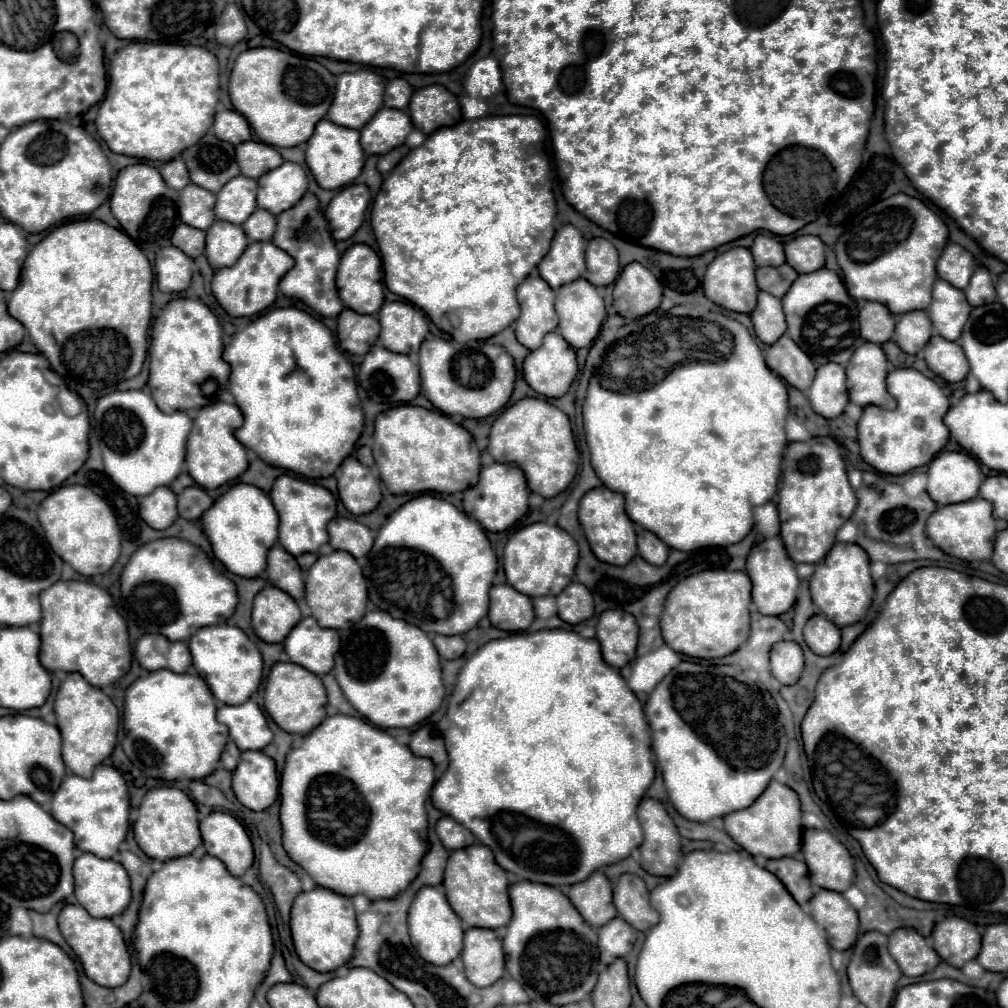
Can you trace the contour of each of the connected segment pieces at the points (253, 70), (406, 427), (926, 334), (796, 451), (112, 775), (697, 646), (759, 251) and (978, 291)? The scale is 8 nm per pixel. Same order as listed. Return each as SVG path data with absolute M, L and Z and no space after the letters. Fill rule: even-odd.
M252 48L236 58L230 74L228 92L234 108L242 112L242 116L246 116L252 130L264 144L276 148L288 148L288 146L304 144L314 134L314 124L322 120L330 108L330 100L334 96L334 84L336 84L336 76L332 76L314 58L294 56L278 48Z
M410 403L378 414L372 452L380 478L392 494L464 492L478 482L480 474L480 450L470 432L442 412Z
M906 312L906 316L898 316L894 342L906 354L918 354L924 344L932 336L932 324L926 312Z
M812 438L786 446L778 490L780 536L794 562L818 562L836 540L840 526L856 508L856 494L848 484L840 446L834 438Z
M100 764L88 780L68 774L54 794L52 816L72 830L78 850L90 852L98 858L112 858L130 826L130 800L122 774L114 766L106 764Z
M710 568L680 580L668 594L660 628L664 642L680 654L710 660L732 654L748 640L752 584L745 571Z
M758 234L752 248L750 248L756 266L782 266L786 262L782 244L772 236Z
M978 268L974 272L974 276L970 278L970 284L964 292L966 292L970 306L982 306L982 304L990 304L996 300L994 284L992 284L990 272L986 268Z

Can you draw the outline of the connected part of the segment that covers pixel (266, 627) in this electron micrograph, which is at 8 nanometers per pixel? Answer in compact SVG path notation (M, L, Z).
M268 586L254 598L252 628L260 640L276 644L284 642L290 630L298 624L300 610L292 596L286 596L280 588Z

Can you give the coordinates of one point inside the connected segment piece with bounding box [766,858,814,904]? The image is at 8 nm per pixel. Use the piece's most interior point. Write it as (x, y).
(793, 874)

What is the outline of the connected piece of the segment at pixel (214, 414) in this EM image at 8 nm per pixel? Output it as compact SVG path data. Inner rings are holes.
M214 402L198 410L192 432L186 442L186 468L194 482L206 490L214 490L234 478L238 478L248 468L246 448L234 438L234 430L240 428L242 412L236 404Z

